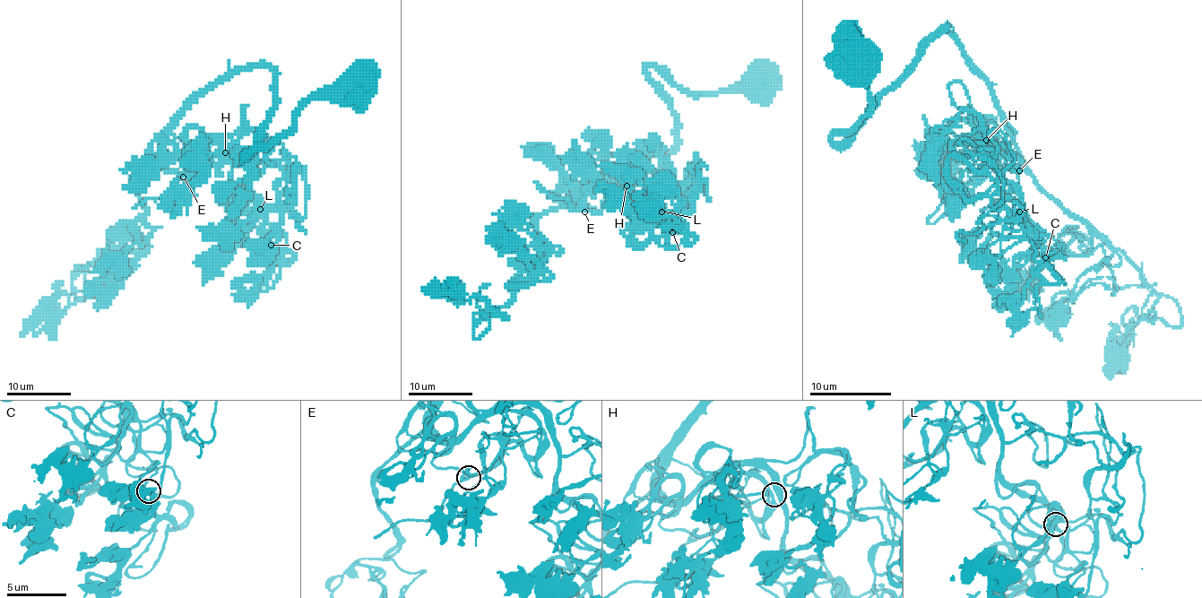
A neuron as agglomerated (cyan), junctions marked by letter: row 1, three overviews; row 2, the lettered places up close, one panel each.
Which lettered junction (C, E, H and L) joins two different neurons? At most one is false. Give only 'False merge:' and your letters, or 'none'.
False merge: none

